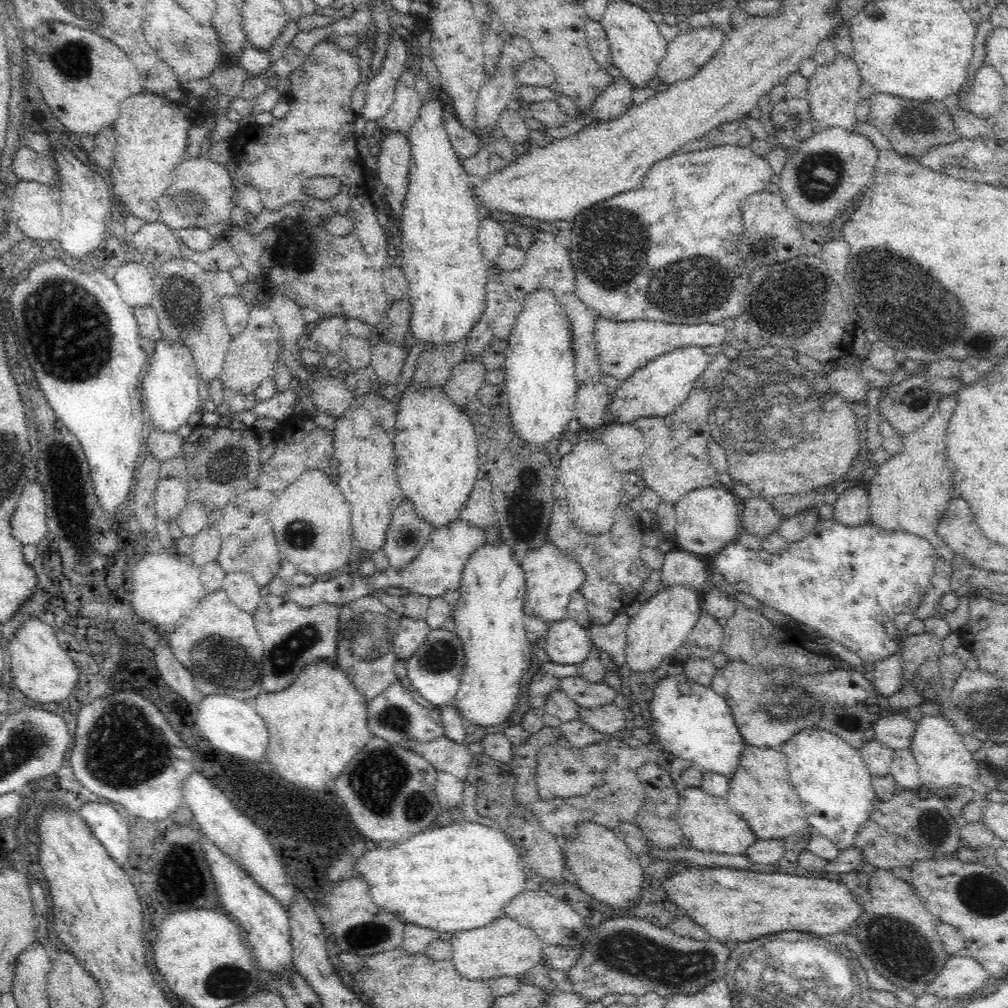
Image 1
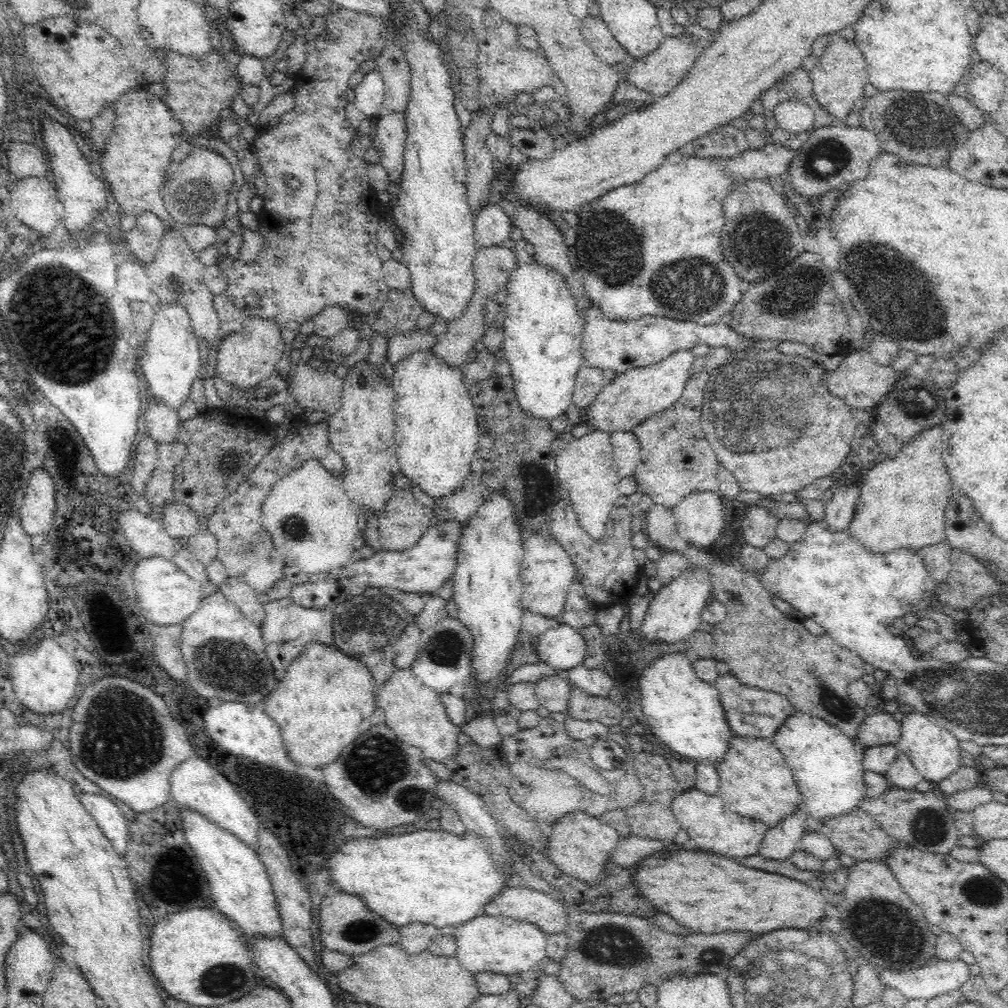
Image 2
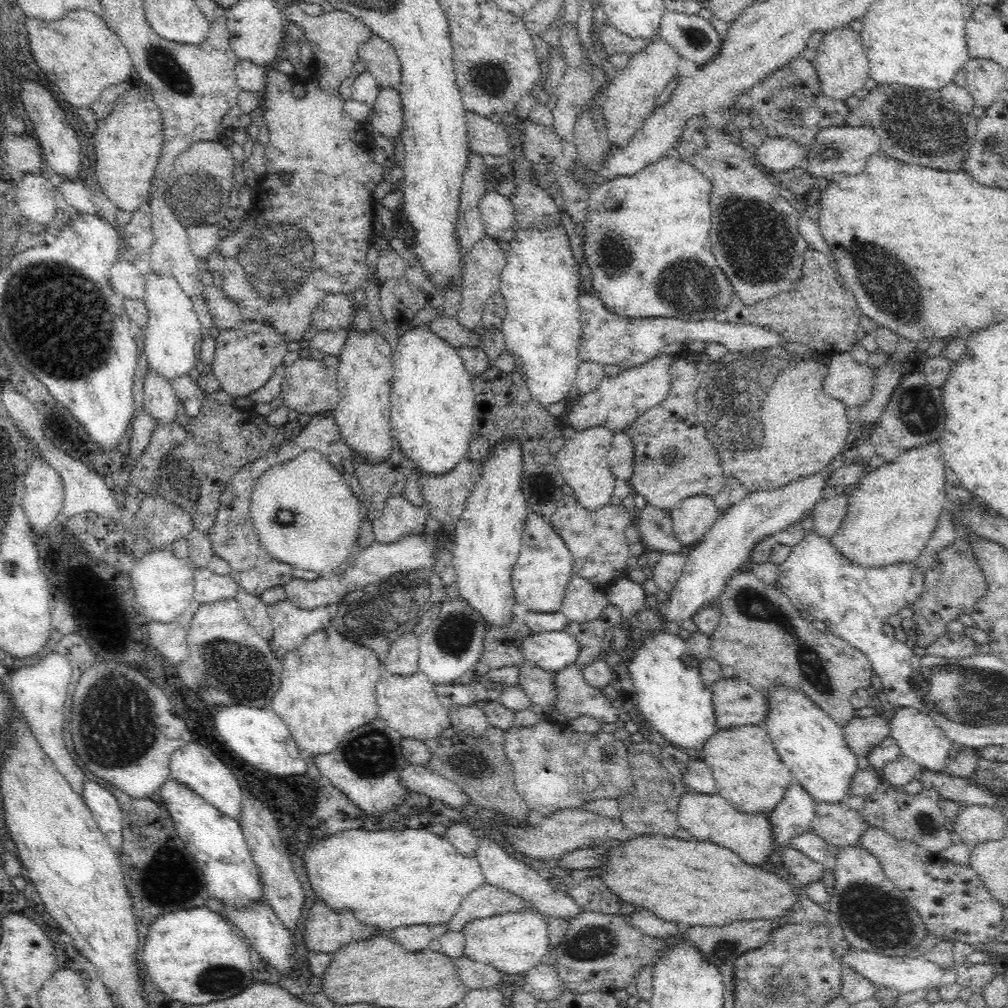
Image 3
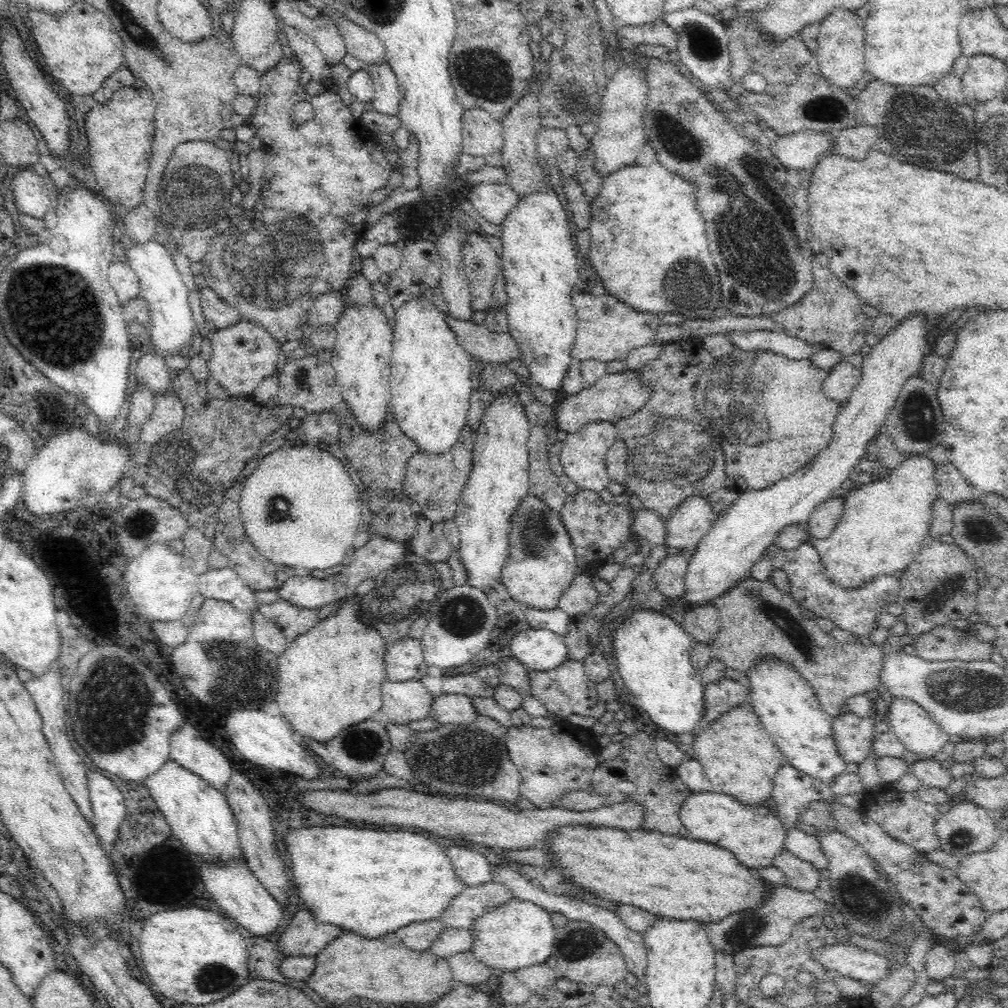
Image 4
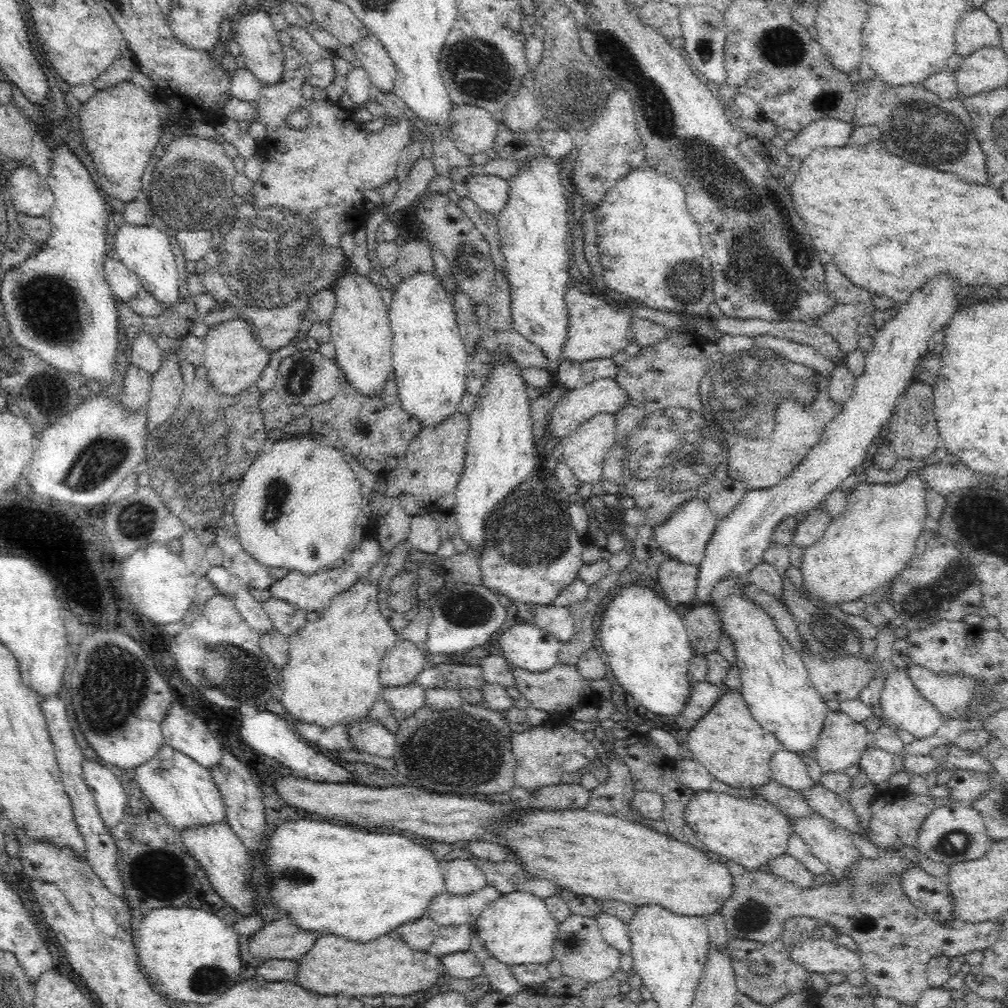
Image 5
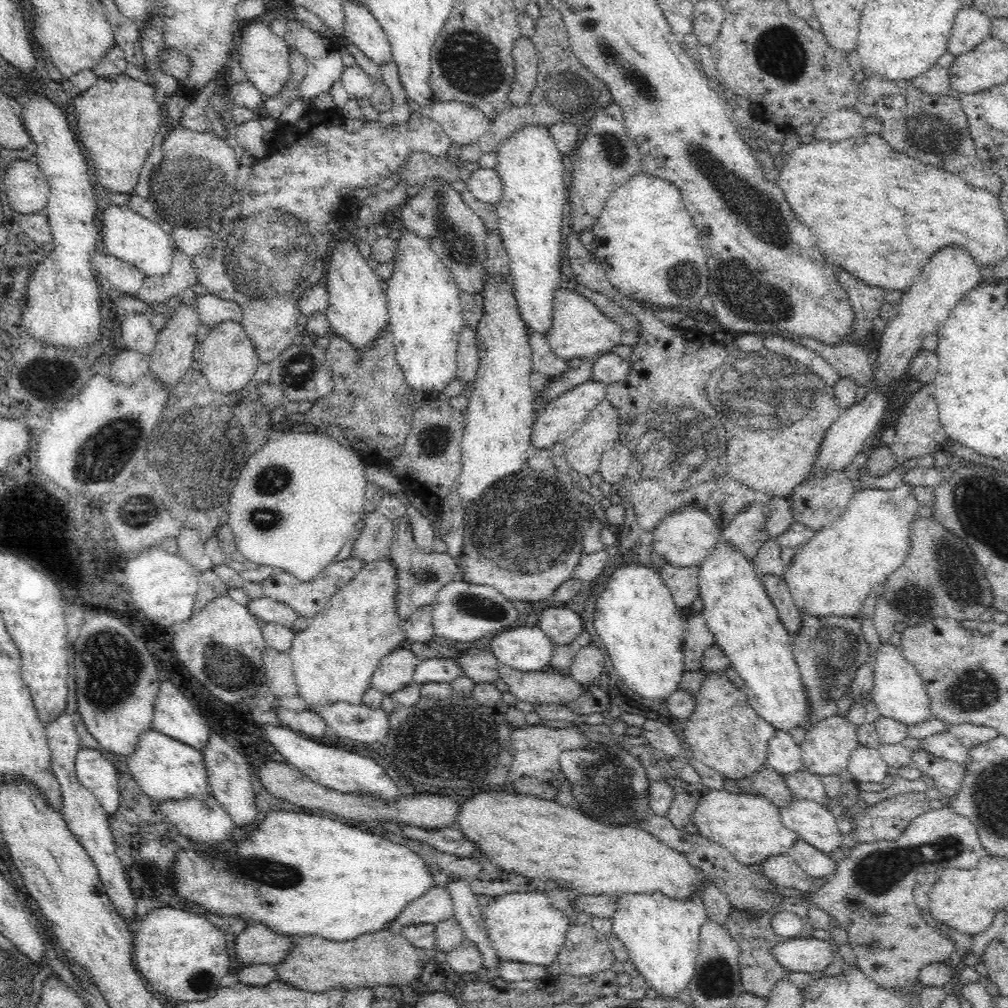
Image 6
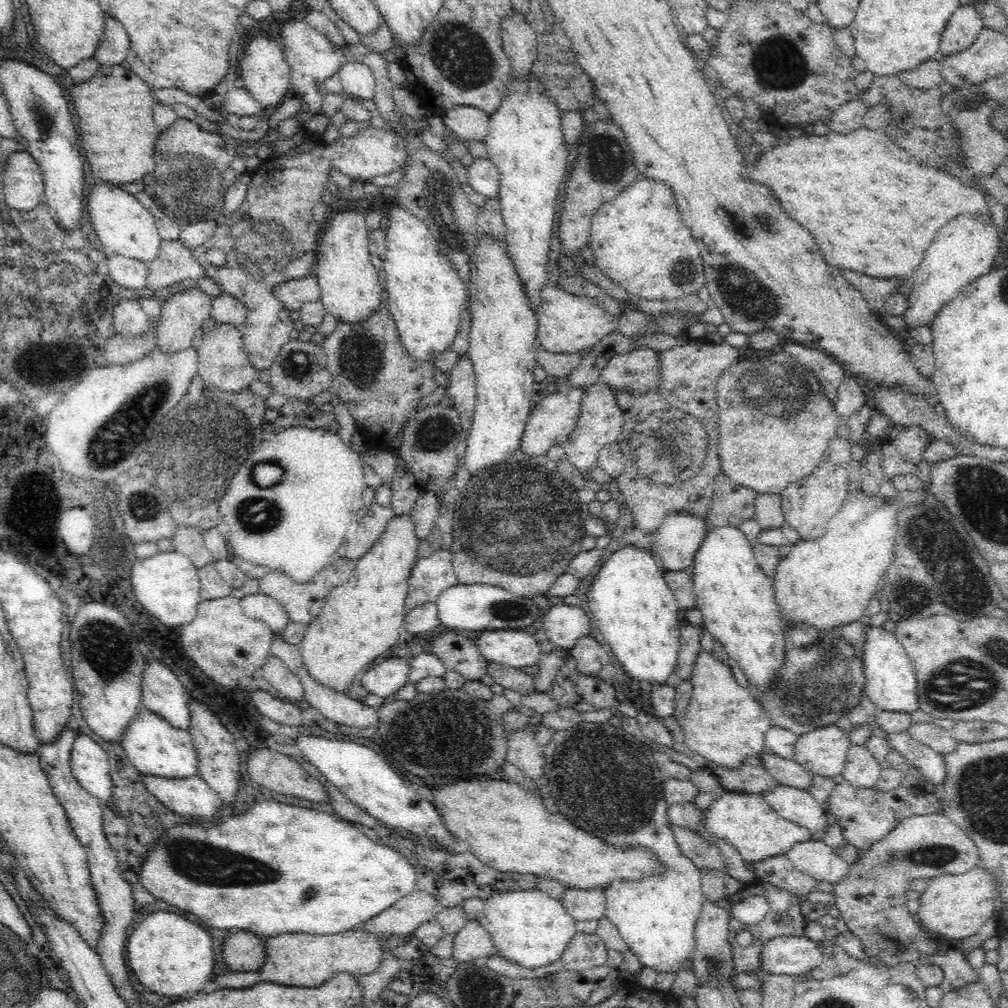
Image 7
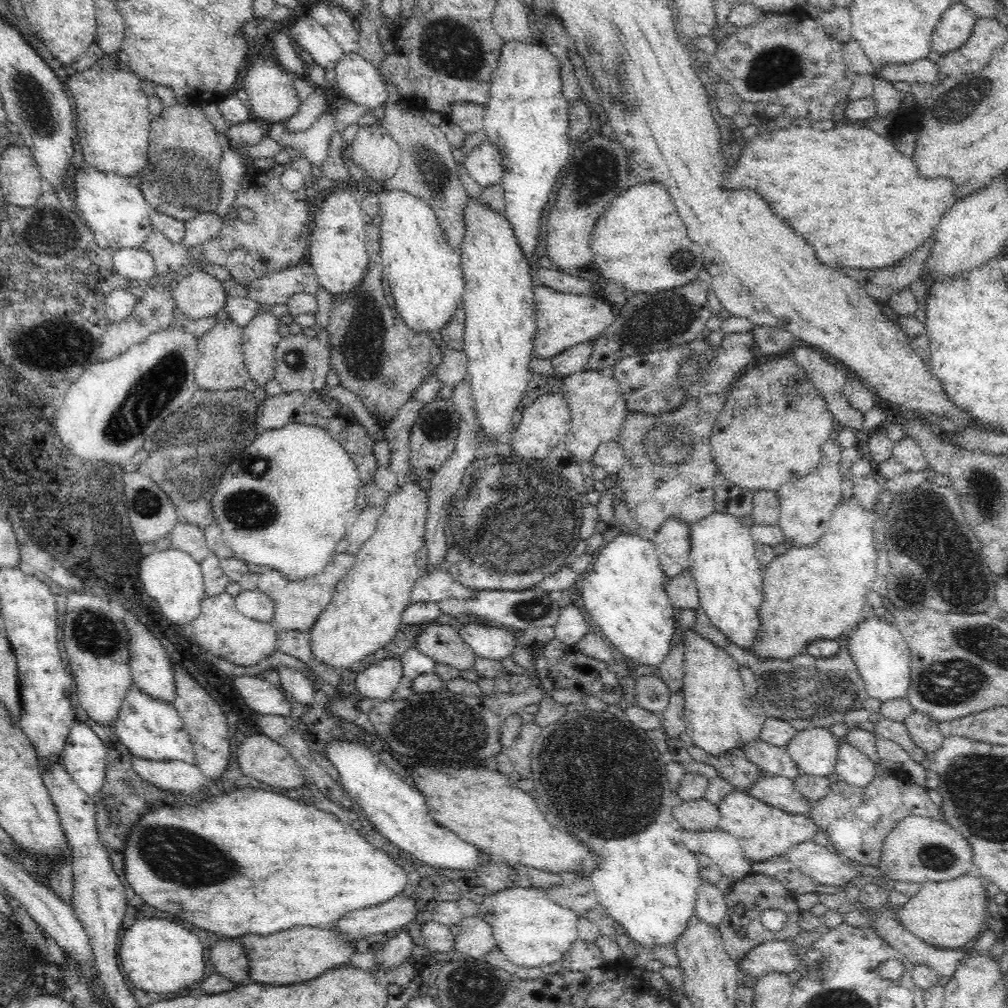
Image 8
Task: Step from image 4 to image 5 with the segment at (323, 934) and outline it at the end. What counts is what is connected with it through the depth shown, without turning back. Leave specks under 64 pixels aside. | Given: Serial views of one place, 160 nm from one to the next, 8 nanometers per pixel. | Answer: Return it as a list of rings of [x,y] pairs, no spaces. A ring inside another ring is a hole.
[[[288,915],[267,923],[250,938],[250,952],[256,958],[298,960],[320,938],[320,933],[298,928]]]

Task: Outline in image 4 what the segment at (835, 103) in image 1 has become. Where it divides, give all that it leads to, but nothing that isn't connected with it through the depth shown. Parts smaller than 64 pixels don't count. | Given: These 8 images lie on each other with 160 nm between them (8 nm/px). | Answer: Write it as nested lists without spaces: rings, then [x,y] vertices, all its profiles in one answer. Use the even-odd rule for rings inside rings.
[[[846,9],[833,10],[819,24],[818,49],[815,52],[822,77],[830,85],[838,88],[854,88],[862,79],[865,70],[865,20],[859,18],[854,11]]]

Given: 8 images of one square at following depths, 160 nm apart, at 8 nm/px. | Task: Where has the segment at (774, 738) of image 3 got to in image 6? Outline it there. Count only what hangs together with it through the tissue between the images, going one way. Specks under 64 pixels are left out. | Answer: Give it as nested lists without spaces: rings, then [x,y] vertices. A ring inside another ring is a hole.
[[[719,541],[717,545],[712,549],[712,552],[699,564],[699,597],[703,600],[704,608],[702,610],[703,615],[705,616],[708,628],[710,632],[714,635],[715,644],[718,645],[725,653],[732,667],[740,675],[740,678],[743,680],[743,689],[746,693],[746,698],[748,704],[758,716],[762,717],[766,722],[770,723],[774,730],[784,731],[790,733],[797,729],[800,725],[803,725],[809,719],[809,698],[807,692],[805,691],[805,686],[800,674],[800,669],[798,669],[798,663],[796,663],[796,657],[793,653],[793,643],[791,642],[792,634],[788,632],[788,629],[782,624],[780,617],[778,616],[778,609],[774,607],[762,581],[760,581],[760,573],[755,566],[755,564],[750,563],[746,556],[742,555],[738,549],[730,547],[728,543],[724,541]]]

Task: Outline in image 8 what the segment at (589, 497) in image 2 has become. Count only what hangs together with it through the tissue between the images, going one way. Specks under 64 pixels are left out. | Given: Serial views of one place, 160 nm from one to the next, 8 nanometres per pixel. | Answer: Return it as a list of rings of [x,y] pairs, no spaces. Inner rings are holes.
[[[578,371],[564,377],[564,399],[570,407],[572,422],[565,436],[566,449],[575,462],[590,462],[600,444],[616,440],[629,414],[619,383],[606,371]]]

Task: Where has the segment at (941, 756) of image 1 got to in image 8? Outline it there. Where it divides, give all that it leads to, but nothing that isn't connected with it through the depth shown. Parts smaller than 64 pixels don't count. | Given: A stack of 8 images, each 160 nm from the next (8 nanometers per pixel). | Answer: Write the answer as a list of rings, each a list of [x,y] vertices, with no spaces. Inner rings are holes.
[[[872,617],[863,619],[848,633],[845,645],[865,682],[867,697],[881,703],[906,698],[911,683],[911,652],[895,625]]]

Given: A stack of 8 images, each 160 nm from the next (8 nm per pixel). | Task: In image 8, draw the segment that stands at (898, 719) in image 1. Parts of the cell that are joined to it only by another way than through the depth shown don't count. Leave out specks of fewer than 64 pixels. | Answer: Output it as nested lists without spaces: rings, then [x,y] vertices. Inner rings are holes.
[[[814,727],[797,731],[785,749],[798,765],[800,772],[827,777],[835,772],[841,742],[829,728]]]

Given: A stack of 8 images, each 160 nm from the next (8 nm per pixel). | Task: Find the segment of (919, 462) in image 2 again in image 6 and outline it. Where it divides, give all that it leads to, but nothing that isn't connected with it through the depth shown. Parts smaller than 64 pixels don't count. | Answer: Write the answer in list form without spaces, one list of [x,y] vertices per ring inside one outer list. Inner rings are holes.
[[[904,482],[892,490],[857,487],[842,516],[830,527],[816,531],[809,541],[796,547],[796,554],[791,564],[786,566],[783,579],[799,610],[822,618],[830,615],[846,617],[859,615],[864,598],[872,592],[874,586],[878,584],[884,586],[888,575],[901,567],[908,556],[912,534],[910,526],[918,520],[920,506],[913,488],[914,486]]]

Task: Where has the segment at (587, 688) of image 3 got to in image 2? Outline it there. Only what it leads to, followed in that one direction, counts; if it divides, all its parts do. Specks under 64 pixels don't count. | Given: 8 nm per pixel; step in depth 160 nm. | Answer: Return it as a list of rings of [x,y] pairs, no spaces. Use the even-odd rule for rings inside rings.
[[[571,687],[570,689],[569,705],[566,714],[576,720],[598,721],[607,727],[614,726],[616,724],[625,724],[623,718],[626,716],[622,709],[618,707],[618,704],[614,703],[610,697],[586,695],[576,687]]]

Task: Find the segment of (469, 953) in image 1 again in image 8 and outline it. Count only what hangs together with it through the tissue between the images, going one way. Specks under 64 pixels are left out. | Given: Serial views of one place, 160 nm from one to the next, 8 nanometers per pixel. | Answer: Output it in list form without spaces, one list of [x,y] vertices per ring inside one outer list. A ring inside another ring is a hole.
[[[516,887],[516,888],[510,888],[506,890],[502,890],[501,892],[486,896],[486,899],[478,904],[478,911],[480,912],[481,917],[493,928],[493,938],[495,939],[495,942],[497,944],[497,948],[504,953],[504,956],[508,958],[508,961],[512,962],[512,964],[516,964],[516,966],[544,966],[546,964],[552,964],[552,962],[560,962],[562,956],[568,952],[568,948],[572,946],[572,943],[574,943],[577,940],[577,929],[578,929],[578,920],[579,917],[574,913],[574,911],[563,907],[562,905],[556,904],[554,901],[550,901],[548,897],[546,897],[545,892],[542,892],[541,890],[536,890],[535,887]]]

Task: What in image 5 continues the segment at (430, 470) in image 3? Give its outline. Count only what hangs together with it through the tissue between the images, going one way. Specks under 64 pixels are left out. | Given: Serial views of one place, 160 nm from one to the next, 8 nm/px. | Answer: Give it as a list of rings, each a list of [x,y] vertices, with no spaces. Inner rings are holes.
[[[418,273],[409,277],[406,277],[402,282],[399,282],[395,286],[395,291],[393,291],[393,299],[389,306],[389,319],[391,320],[391,331],[393,332],[393,343],[391,346],[392,349],[392,371],[395,375],[395,381],[397,385],[399,400],[402,406],[402,409],[409,415],[412,416],[415,420],[418,420],[421,427],[435,427],[440,423],[444,422],[444,420],[448,420],[450,416],[454,416],[458,414],[459,404],[461,402],[462,397],[466,393],[466,381],[468,378],[468,369],[469,369],[469,360],[470,356],[465,351],[464,343],[461,339],[461,334],[458,329],[458,323],[456,322],[454,316],[454,299],[452,299],[452,295],[450,292],[447,292],[442,284],[438,283],[436,280],[436,276],[432,275],[432,273]]]

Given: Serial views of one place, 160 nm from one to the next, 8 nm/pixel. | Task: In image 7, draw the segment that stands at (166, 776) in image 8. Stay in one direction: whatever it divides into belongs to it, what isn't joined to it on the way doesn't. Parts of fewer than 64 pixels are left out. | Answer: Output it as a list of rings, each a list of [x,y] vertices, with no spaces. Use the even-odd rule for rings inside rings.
[[[144,775],[148,792],[184,819],[214,820],[220,811],[220,797],[200,776],[165,779]]]

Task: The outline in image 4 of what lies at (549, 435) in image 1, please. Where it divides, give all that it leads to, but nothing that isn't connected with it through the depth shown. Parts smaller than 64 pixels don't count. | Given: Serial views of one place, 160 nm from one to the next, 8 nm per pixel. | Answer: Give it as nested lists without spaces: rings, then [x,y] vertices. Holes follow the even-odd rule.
[[[551,188],[523,196],[505,216],[501,224],[503,244],[501,271],[507,294],[505,312],[508,331],[518,345],[522,364],[527,368],[529,380],[547,392],[560,395],[566,371],[572,366],[571,350],[577,333],[577,310],[572,295],[573,286],[579,279],[578,257],[572,243],[566,211]]]

